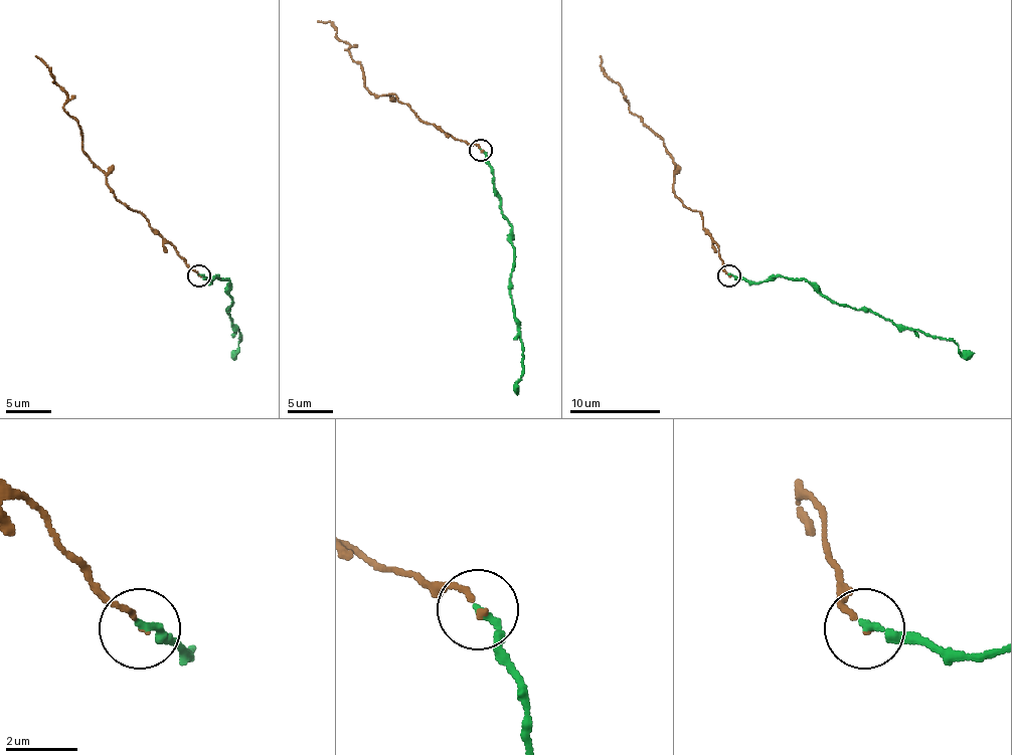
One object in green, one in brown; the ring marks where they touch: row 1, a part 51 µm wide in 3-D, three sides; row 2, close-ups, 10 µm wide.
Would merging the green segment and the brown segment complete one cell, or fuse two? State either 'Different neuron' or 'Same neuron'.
Same neuron

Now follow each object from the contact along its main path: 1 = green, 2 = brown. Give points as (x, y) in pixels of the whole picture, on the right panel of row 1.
1: (729, 275), (747, 281), (780, 277), (809, 281), (832, 303), (870, 309), (897, 325), (950, 339), (972, 357)
2: (729, 275), (702, 216), (677, 198), (675, 162), (664, 142), (630, 108), (601, 66), (601, 55)

